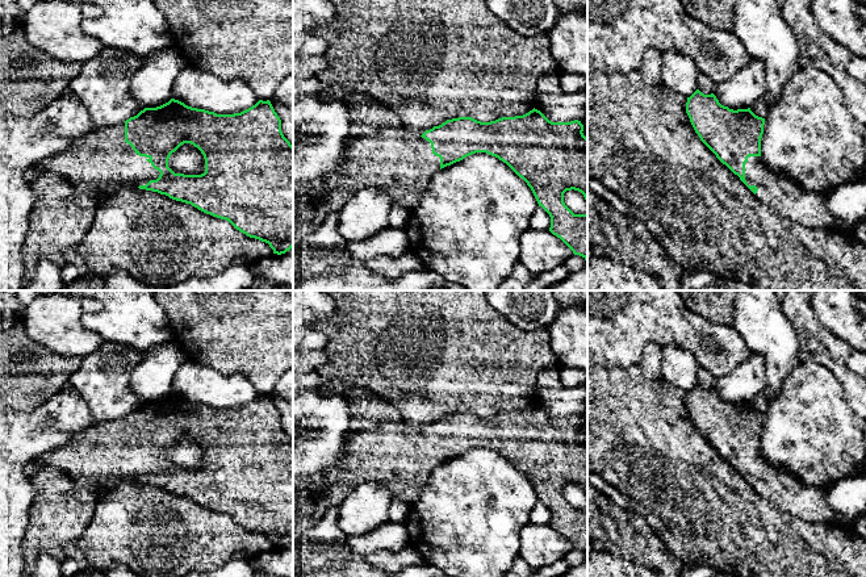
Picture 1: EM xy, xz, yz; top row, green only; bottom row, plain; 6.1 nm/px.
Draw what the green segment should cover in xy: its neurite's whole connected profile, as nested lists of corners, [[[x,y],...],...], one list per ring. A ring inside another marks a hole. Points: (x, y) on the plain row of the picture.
[[[171,393],[160,401],[145,402],[125,417],[92,423],[75,432],[64,444],[39,457],[35,469],[42,467],[51,467],[79,484],[97,485],[101,490],[122,480],[158,486],[229,515],[247,531],[268,538],[273,548],[281,549],[293,542],[293,440],[284,431],[281,414],[269,394],[259,394],[240,407],[217,409]],[[184,438],[193,439],[204,450],[204,468],[175,468],[168,461],[171,448]]]

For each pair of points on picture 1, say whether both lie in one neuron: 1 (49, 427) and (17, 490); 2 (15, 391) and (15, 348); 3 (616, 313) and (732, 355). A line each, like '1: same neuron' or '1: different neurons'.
1: same neuron
2: same neuron
3: same neuron

